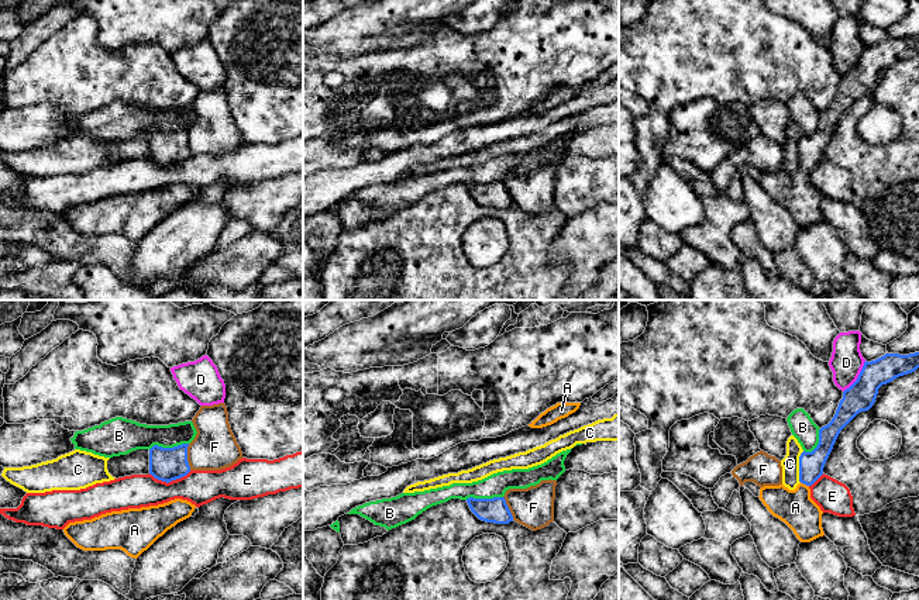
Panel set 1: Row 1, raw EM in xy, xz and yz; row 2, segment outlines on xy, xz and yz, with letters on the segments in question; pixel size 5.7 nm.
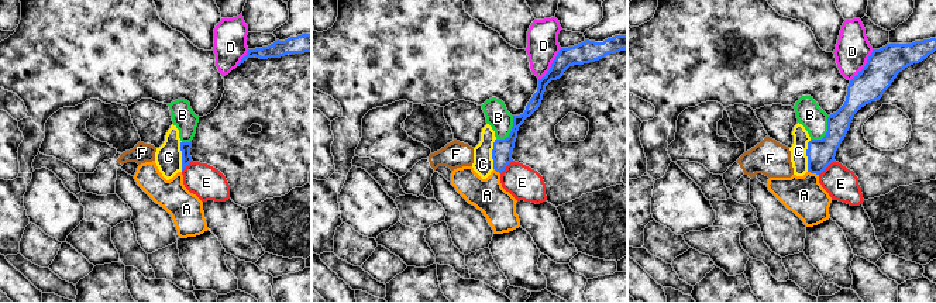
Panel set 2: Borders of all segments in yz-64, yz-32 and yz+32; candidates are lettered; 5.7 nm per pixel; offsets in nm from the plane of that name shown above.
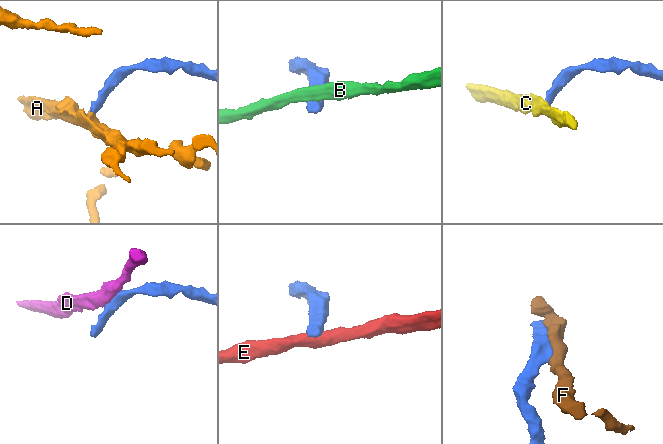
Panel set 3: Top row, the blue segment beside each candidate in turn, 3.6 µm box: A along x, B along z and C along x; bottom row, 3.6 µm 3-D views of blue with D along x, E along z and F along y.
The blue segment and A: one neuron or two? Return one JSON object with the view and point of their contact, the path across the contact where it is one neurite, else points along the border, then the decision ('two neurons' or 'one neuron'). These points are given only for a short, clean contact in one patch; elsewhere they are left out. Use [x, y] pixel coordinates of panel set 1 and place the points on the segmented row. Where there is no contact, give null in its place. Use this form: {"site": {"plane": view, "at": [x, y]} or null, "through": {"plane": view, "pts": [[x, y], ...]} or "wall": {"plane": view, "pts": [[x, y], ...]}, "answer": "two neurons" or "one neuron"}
{"site": {"plane": "yz", "at": [805, 483]}, "through": {"plane": "yz", "pts": [[811, 464], [805, 483], [795, 507]]}, "answer": "one neuron"}

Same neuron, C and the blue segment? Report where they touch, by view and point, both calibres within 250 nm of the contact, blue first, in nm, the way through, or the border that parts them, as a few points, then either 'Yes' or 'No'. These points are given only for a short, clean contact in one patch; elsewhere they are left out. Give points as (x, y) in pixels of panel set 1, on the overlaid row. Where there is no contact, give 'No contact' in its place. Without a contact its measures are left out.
Touches blue at yz (799, 466). Thickness 140 nm (blue) against 100 nm. Boundary: yz (804, 451), (799, 457), (799, 482). No

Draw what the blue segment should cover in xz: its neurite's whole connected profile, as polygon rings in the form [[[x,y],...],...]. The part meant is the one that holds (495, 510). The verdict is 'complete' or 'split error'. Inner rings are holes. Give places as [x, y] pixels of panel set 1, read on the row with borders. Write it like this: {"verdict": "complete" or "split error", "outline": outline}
{"verdict": "complete", "outline": [[[505,497],[493,499],[467,499],[471,511],[482,521],[495,524],[509,524],[513,515],[506,504]]]}

